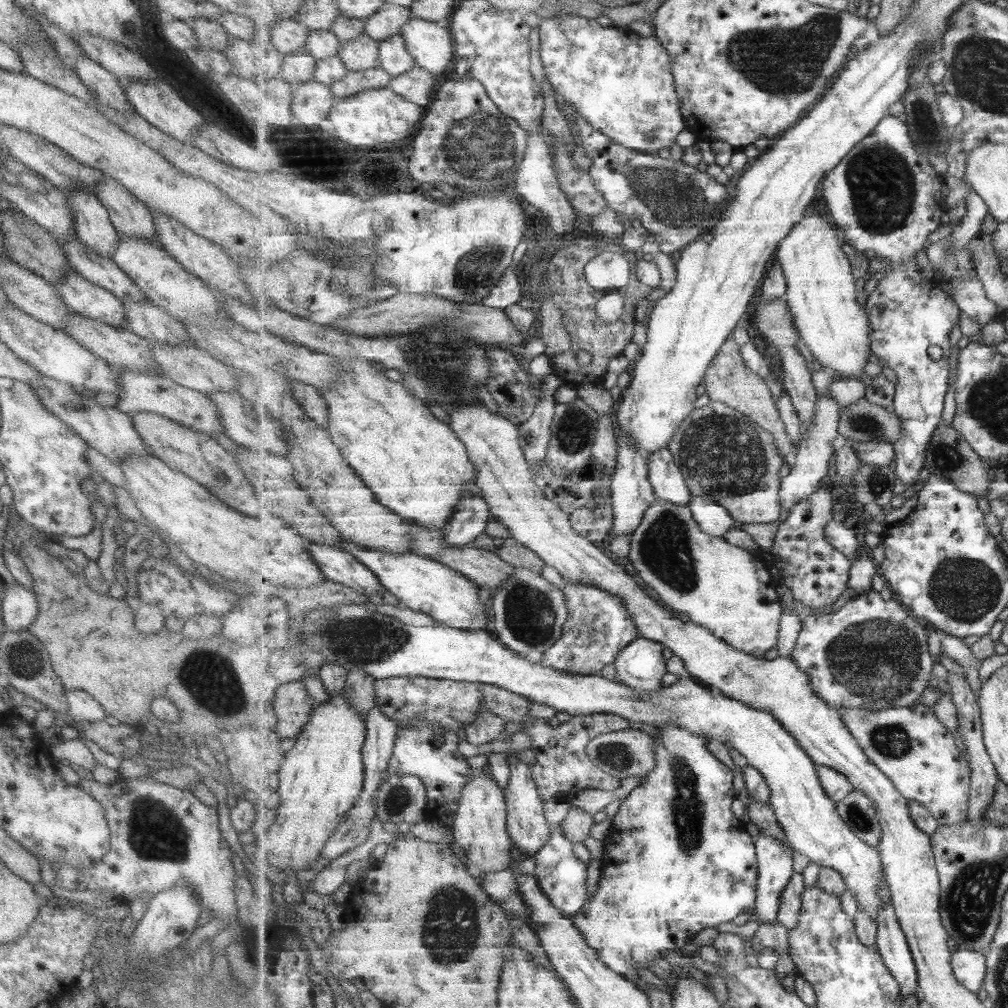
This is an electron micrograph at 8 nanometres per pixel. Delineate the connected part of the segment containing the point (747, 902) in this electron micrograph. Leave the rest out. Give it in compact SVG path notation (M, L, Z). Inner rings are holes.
M658 724L657 729L661 731L661 737L656 738L657 745L657 762L658 765L647 776L637 788L632 790L621 802L619 811L616 813L611 826L613 826L613 836L607 835L603 841L604 861L607 864L608 871L601 875L600 881L597 882L597 890L594 895L588 899L583 910L572 917L576 927L583 933L587 944L591 949L595 949L599 954L599 959L609 966L613 972L621 974L625 979L637 984L639 980L639 971L647 969L647 964L652 960L659 960L665 950L673 950L678 953L687 953L694 950L694 943L701 933L707 928L717 928L723 922L735 920L739 914L753 910L757 900L758 885L758 856L756 853L756 837L751 836L745 827L746 823L735 818L731 804L737 798L737 792L733 788L733 772L719 762L709 750L707 750L707 740L704 736L697 736L680 726L666 726Z

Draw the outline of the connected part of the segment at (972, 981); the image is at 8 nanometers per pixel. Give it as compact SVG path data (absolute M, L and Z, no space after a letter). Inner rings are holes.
M957 947L952 954L952 968L961 984L976 994L987 977L987 956L985 952Z

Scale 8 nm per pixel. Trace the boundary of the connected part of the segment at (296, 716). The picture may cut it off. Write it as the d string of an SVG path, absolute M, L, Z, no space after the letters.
M303 680L279 685L272 715L279 736L285 740L299 738L317 705L316 700L309 696Z

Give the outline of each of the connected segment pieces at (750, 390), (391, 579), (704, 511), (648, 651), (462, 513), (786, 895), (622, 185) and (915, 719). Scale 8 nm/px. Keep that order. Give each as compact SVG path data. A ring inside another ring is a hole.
M729 336L727 342L723 344L720 354L716 357L711 367L710 374L705 380L706 393L710 400L721 401L728 404L731 408L736 408L751 417L757 424L772 432L776 438L776 445L783 456L787 456L789 452L796 452L797 446L791 442L786 424L780 417L780 410L777 402L773 398L772 389L768 385L768 381L761 378L759 374L753 372L752 369L745 364L742 350L737 342Z
M341 540L339 545L341 550L355 555L363 564L366 564L397 599L400 605L405 606L415 612L425 613L434 619L439 625L460 628L461 630L486 630L489 626L489 610L487 604L481 604L479 600L479 585L474 583L468 576L449 568L448 565L441 564L440 561L430 557L419 557L417 554L391 555L389 553L369 551L359 545L347 543Z
M693 496L691 499L691 512L695 520L700 524L701 531L712 536L725 537L729 530L733 529L735 520L727 511L727 508L711 502L701 496Z
M639 637L618 655L615 662L617 681L638 691L658 691L661 678L667 674L669 661L663 656L664 646Z
M476 483L465 487L465 495L453 515L453 519L444 528L445 543L453 549L463 549L485 533L489 522L489 505L483 498L483 492Z
M794 873L782 896L778 922L789 931L797 928L801 920L803 893L806 891L802 873Z
M565 102L562 111L574 119L583 148L592 160L589 171L597 188L605 195L608 206L616 210L627 223L638 218L640 224L657 236L661 252L677 252L689 244L703 240L705 235L720 223L728 211L731 194L711 174L682 161L661 158L659 155L639 152L616 144L593 126Z
M919 700L910 707L877 712L842 708L841 716L865 750L869 761L896 784L905 798L926 806L941 825L951 826L968 820L971 763L955 743L955 734L941 724L933 707Z

